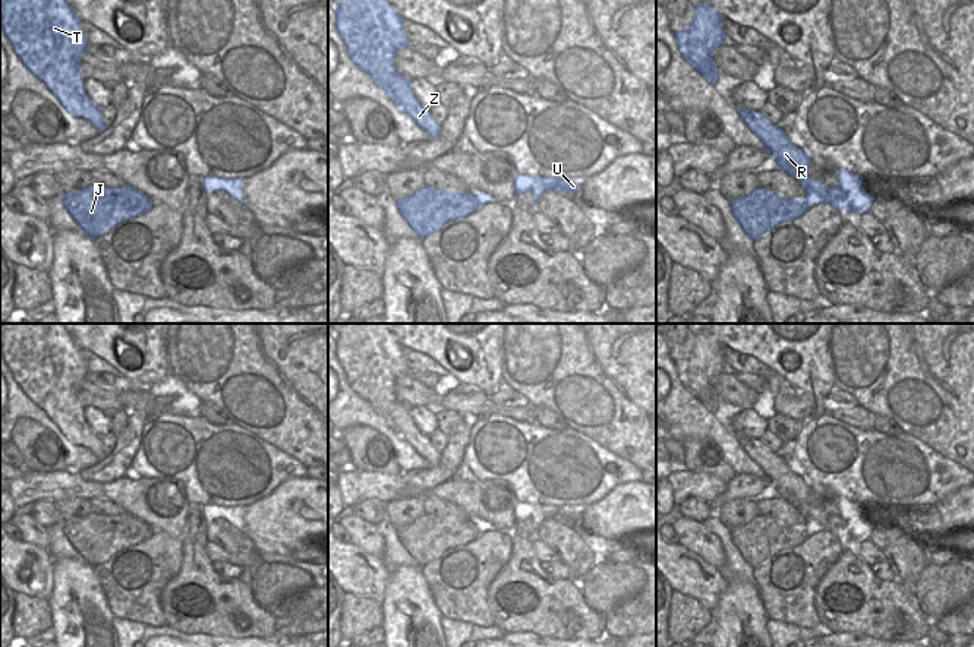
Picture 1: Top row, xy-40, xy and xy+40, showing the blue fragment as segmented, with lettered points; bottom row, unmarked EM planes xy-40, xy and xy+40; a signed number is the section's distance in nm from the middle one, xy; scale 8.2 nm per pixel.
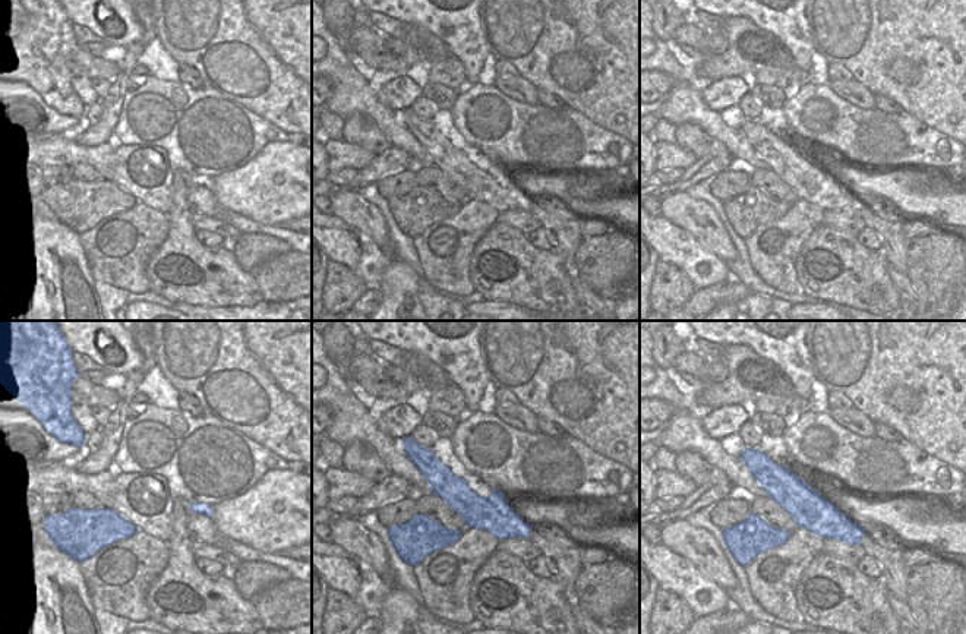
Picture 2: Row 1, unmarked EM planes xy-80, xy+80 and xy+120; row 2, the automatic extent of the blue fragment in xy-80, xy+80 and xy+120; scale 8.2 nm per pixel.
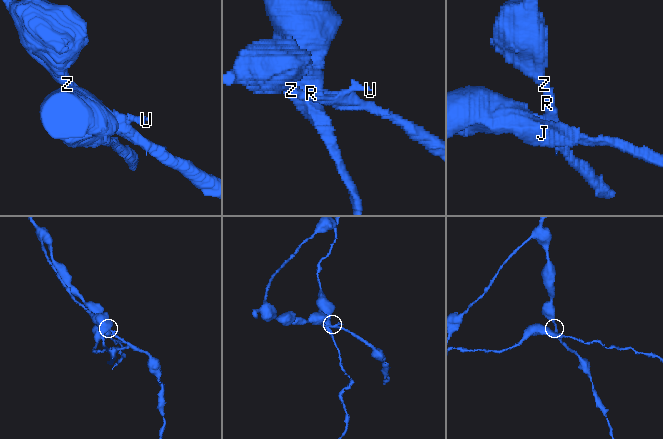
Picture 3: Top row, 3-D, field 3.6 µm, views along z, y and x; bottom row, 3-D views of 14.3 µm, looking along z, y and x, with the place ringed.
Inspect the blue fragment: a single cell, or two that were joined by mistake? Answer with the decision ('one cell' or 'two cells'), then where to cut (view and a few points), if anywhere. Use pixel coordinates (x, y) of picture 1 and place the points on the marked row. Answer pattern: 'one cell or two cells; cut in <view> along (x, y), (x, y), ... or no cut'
two cells; cut in xy along (473, 195), (479, 205)

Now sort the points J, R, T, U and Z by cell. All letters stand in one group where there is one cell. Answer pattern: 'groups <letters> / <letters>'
groups J / R T U Z

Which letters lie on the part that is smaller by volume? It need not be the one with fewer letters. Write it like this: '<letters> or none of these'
J

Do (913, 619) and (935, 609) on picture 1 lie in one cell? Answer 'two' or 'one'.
two

